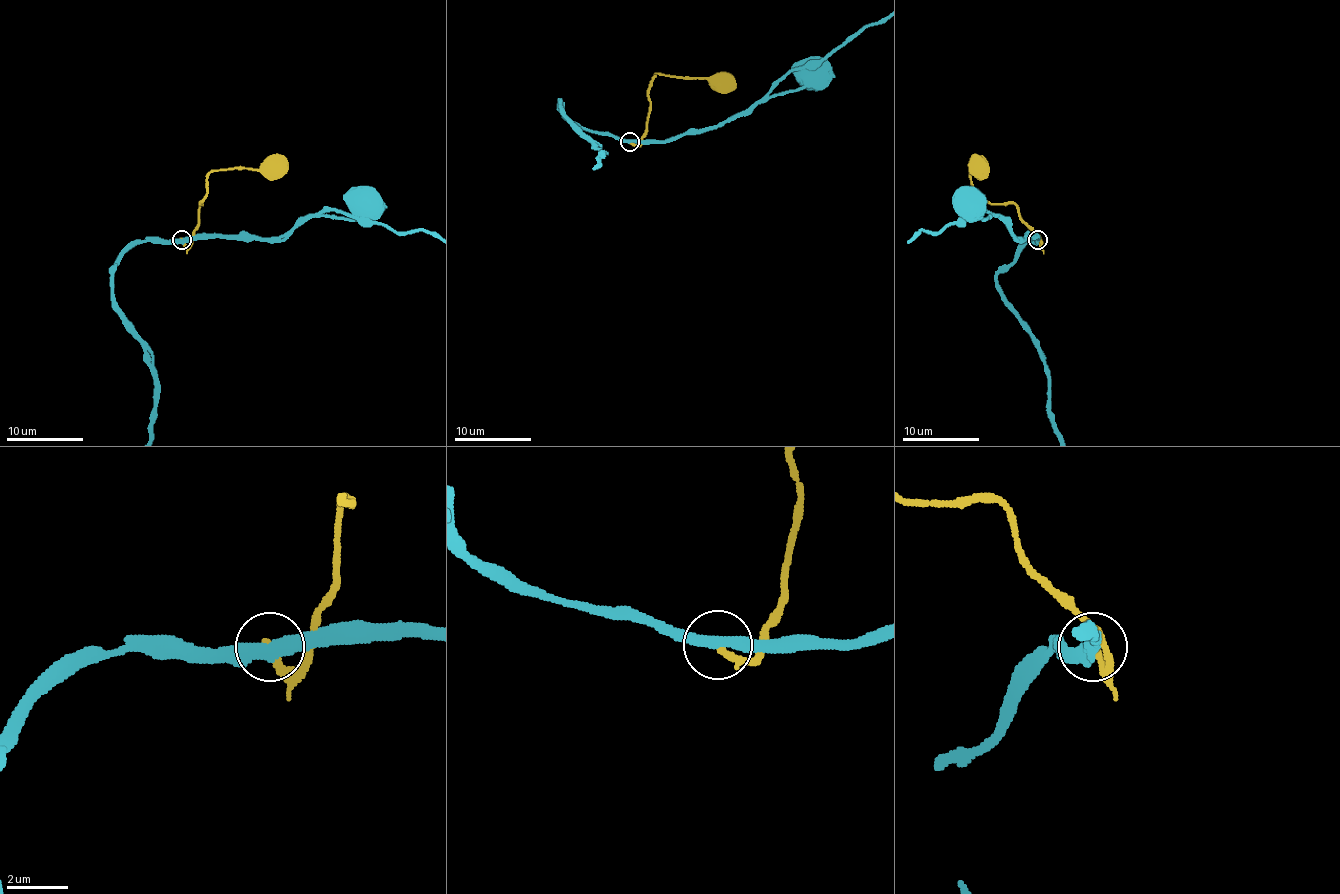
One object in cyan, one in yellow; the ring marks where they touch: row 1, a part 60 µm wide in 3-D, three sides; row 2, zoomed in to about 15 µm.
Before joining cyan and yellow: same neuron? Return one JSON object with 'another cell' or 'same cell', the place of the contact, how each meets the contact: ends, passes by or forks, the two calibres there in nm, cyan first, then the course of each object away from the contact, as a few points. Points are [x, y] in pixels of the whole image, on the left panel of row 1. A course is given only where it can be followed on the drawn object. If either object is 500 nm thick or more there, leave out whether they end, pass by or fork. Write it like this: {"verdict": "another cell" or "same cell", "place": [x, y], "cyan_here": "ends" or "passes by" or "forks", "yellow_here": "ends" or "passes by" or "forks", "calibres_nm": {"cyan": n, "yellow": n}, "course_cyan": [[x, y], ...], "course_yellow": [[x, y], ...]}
{"verdict": "another cell", "place": [182, 240], "cyan_here": "passes by", "yellow_here": "ends", "calibres_nm": {"cyan": 400, "yellow": 260}, "course_cyan": [[181, 239], [288, 235], [311, 216], [326, 210], [353, 210], [365, 205]], "course_yellow": [[181, 239], [187, 245], [191, 241], [198, 222], [206, 176], [223, 168], [262, 168], [273, 161], [288, 163]]}

